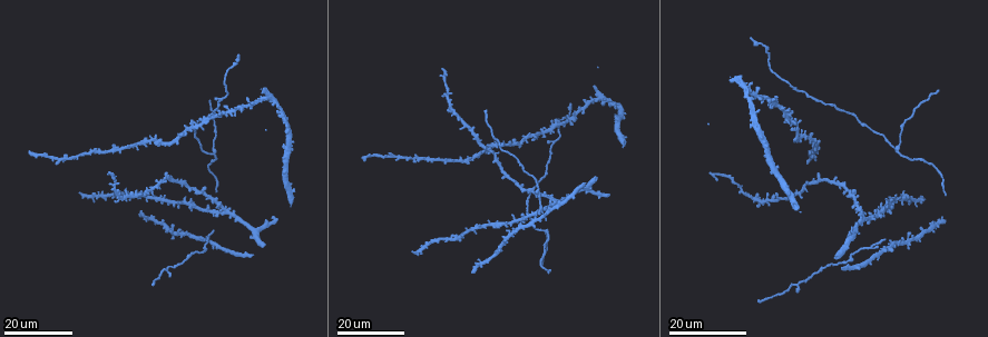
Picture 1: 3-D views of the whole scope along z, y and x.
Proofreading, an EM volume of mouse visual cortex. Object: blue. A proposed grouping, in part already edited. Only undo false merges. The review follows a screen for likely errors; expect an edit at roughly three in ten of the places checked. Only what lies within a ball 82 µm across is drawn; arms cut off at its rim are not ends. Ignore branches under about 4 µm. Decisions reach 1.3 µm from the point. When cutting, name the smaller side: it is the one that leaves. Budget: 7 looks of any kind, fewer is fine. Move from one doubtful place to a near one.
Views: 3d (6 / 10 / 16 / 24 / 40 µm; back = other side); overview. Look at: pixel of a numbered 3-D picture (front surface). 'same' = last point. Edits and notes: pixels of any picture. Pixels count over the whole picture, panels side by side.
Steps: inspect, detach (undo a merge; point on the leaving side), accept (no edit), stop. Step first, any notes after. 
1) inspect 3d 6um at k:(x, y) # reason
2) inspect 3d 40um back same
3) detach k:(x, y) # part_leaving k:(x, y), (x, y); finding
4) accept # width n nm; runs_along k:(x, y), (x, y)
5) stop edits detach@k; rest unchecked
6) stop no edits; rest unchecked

inspect 3d 16um at 1:(529, 197) # sudden change in width

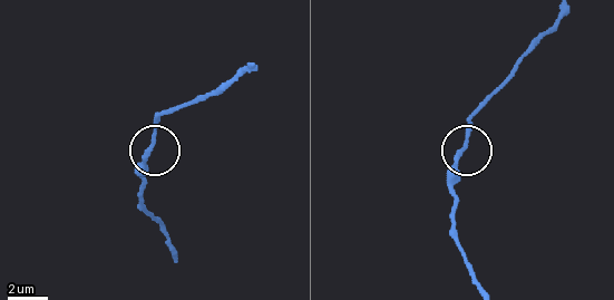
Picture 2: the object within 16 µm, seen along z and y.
inspect 3d 10um at 2:(147, 157)

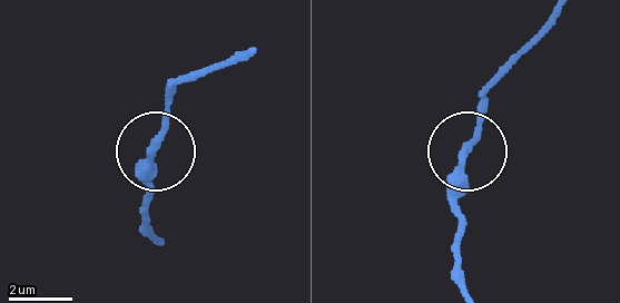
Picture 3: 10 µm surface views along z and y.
accept # runs_along 3:(554, 17), (488, 97), (453, 214); all the same neuron

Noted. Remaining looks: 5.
inspect 3d 16um at 1:(560, 125) # small branch off a trunk

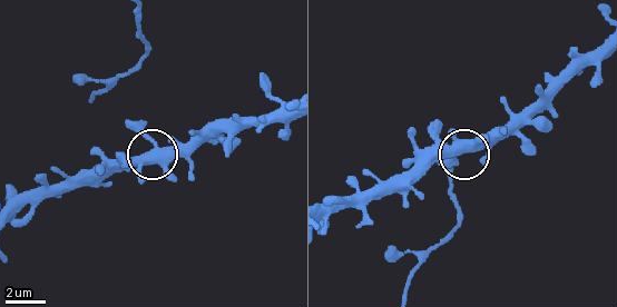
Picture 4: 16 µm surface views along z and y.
inspect 3d 6um at 4:(156, 144)

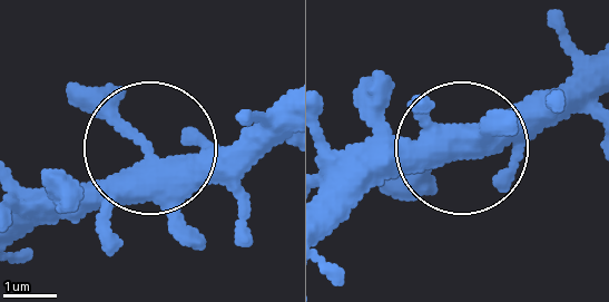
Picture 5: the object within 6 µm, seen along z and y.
inspect 3d 6um back at 5:(146, 146)

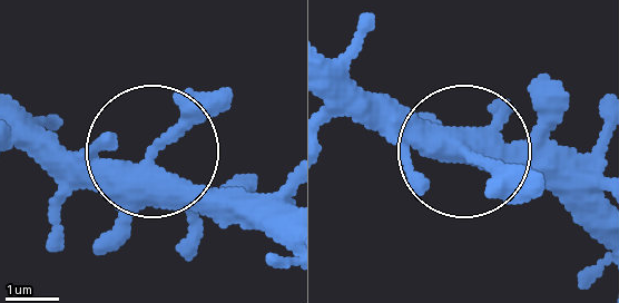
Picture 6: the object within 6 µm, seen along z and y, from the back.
accept # arms 3; runs_along 6:(278, 242), (146, 162), (30, 158); continuous, no second neuron

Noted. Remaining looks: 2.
inspect 3d 16um at 1:(212, 154) # three-way junction

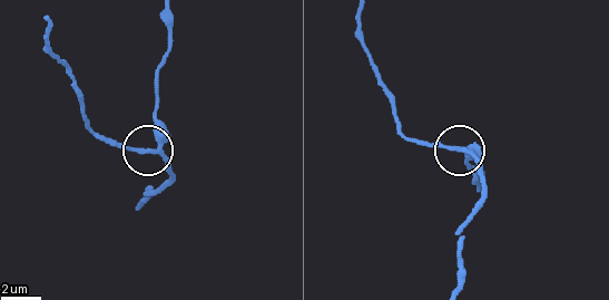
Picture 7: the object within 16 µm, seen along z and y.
inspect 3d 10um at 7:(160, 150)

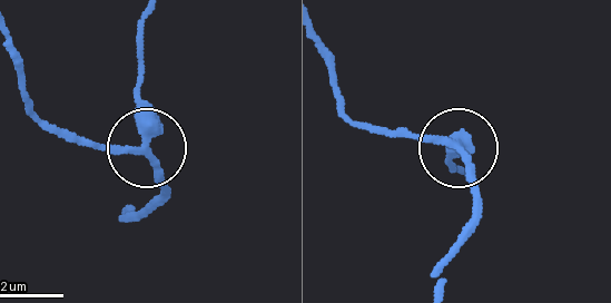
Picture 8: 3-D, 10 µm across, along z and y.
accept # width 260 nm; continuous, no second neuron

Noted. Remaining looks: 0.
stop no edits; rest unchecked

